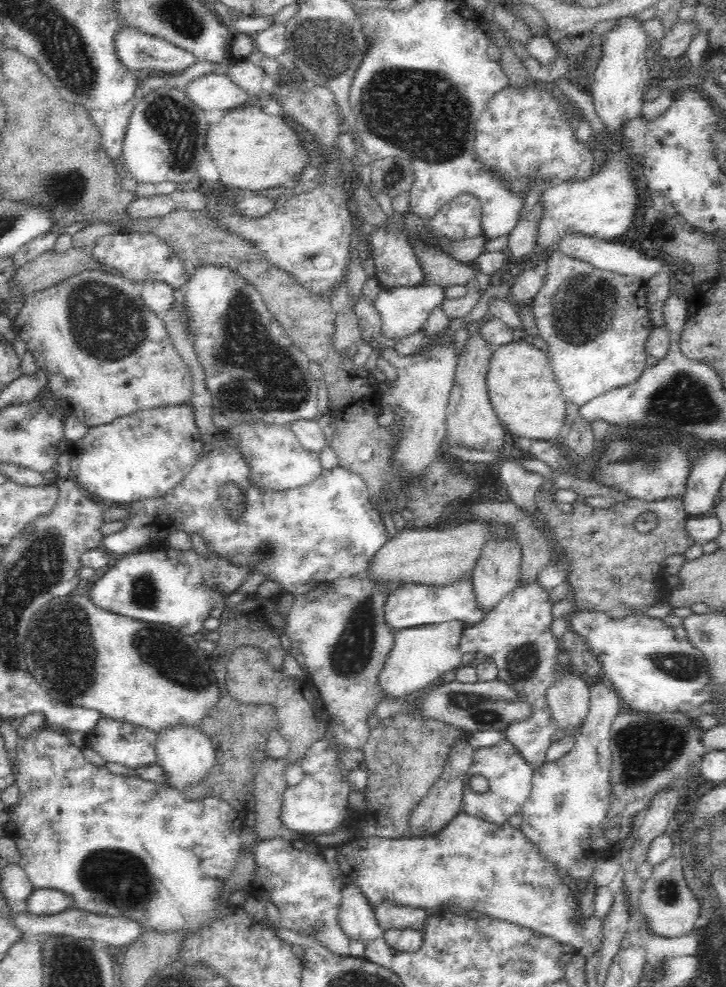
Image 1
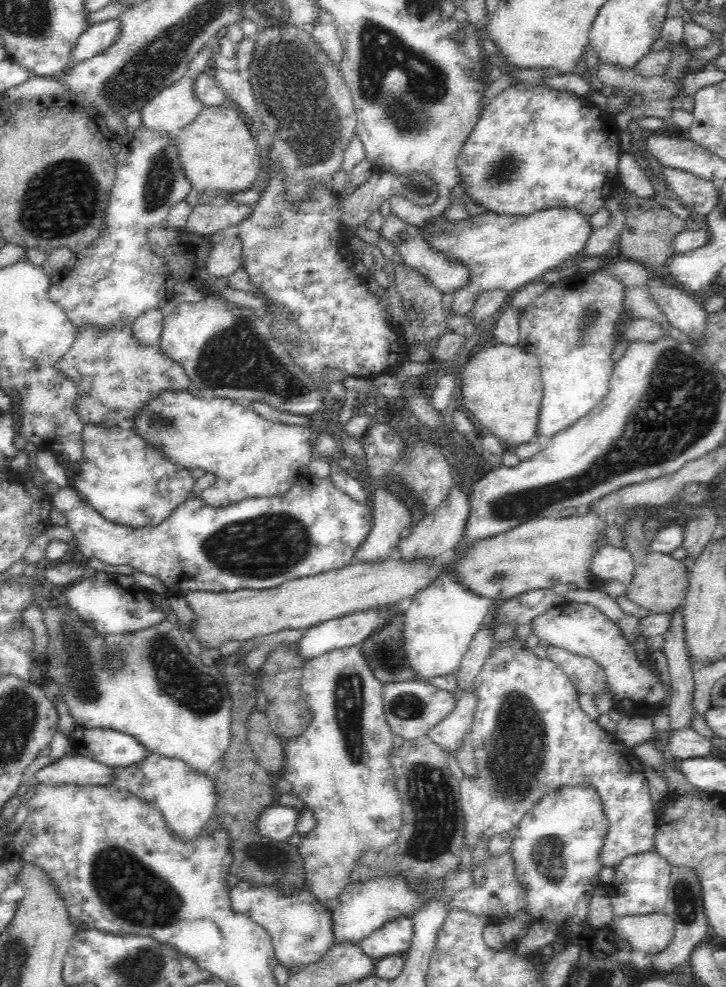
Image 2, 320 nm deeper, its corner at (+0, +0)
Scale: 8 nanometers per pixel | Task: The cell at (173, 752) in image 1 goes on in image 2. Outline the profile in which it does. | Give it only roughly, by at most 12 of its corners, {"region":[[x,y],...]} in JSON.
{"region":[[150,753],[110,785],[154,801],[179,838],[215,807],[210,772]]}

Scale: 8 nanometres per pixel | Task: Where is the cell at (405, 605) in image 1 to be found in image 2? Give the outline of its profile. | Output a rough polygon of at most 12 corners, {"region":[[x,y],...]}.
{"region":[[392,607],[369,608],[309,627],[300,657],[360,645],[392,624]]}

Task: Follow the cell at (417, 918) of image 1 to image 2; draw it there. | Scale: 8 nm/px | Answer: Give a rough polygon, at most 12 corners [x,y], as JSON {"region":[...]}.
{"region":[[412,917],[386,922],[360,940],[368,955],[406,952],[414,936]]}

